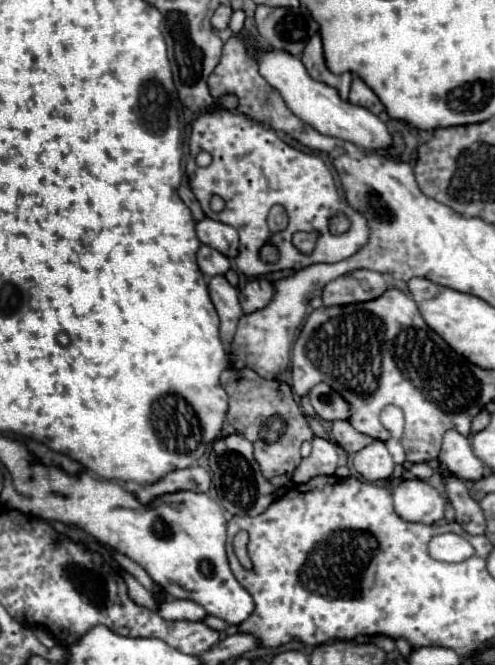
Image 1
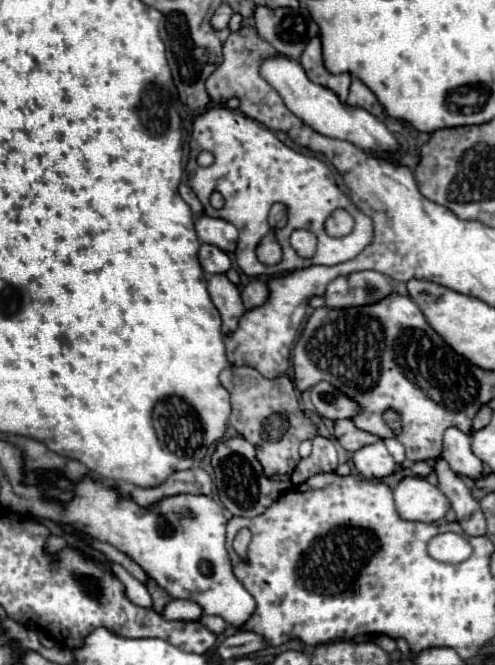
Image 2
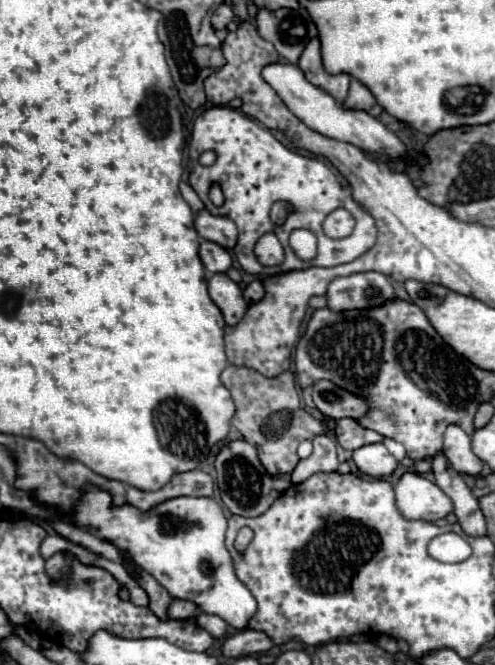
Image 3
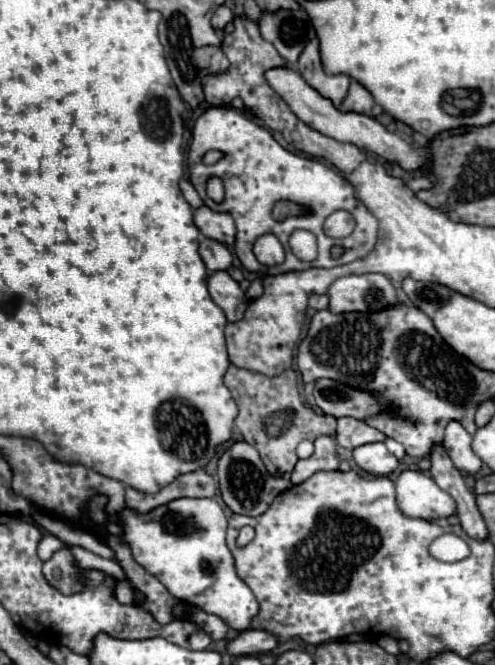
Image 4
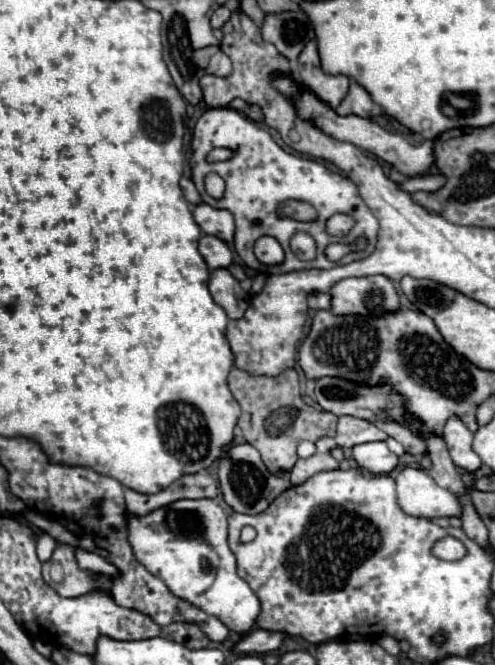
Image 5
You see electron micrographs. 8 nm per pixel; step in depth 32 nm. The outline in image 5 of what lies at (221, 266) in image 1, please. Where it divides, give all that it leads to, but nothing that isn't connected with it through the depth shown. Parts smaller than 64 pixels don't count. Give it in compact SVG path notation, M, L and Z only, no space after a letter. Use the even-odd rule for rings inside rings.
M202 234L202 238L198 240L198 250L204 256L210 270L230 266L232 258L234 258L230 246L224 240L220 240L218 236L210 236L210 234Z

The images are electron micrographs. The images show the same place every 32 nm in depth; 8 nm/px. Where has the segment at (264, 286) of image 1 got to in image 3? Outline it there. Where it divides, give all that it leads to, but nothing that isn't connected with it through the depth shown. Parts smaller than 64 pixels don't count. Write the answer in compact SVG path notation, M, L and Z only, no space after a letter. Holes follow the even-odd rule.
M252 280L250 284L248 284L248 288L244 290L244 298L246 298L246 302L250 304L250 302L256 302L256 300L260 300L264 296L264 286L262 286L262 282L260 280Z

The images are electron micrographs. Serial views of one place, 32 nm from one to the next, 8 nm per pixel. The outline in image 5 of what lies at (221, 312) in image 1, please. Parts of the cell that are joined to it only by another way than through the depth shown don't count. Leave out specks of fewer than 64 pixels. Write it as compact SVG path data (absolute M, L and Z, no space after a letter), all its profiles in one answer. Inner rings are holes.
M216 268L212 270L210 276L210 294L214 298L214 302L224 308L224 312L234 320L244 316L246 308L248 308L248 300L246 300L246 292L242 290L240 282L230 274L228 268Z

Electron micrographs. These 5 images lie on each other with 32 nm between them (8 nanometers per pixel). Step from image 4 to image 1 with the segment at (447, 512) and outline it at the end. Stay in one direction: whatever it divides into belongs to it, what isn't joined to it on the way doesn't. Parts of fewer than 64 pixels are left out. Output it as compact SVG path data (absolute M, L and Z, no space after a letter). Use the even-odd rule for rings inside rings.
M420 478L400 480L392 496L394 496L396 514L402 520L434 524L444 518L446 502L442 494L426 480L420 480Z

